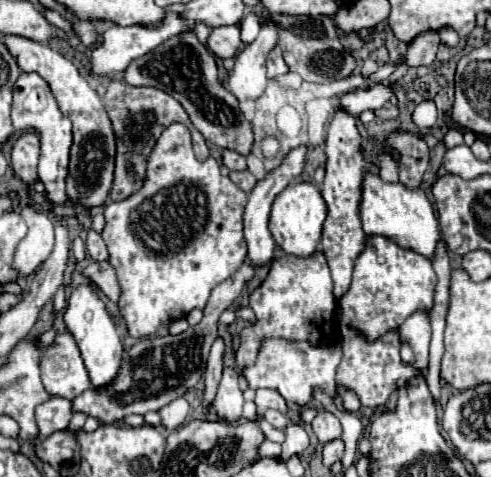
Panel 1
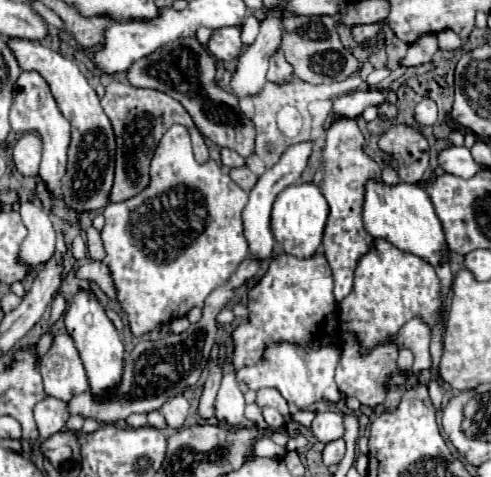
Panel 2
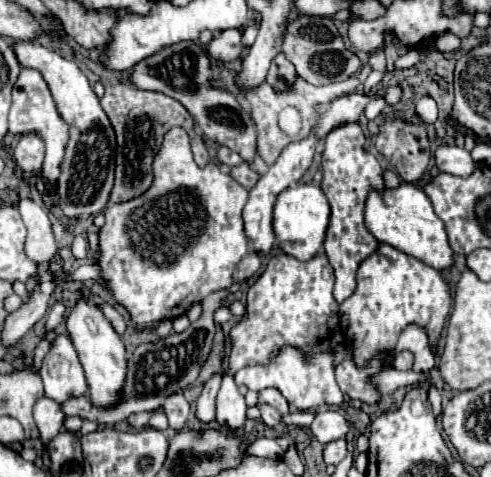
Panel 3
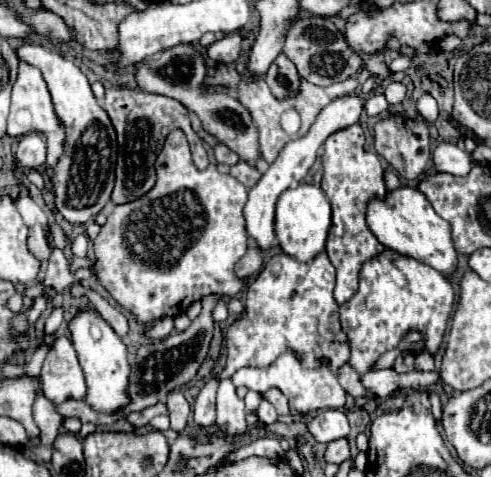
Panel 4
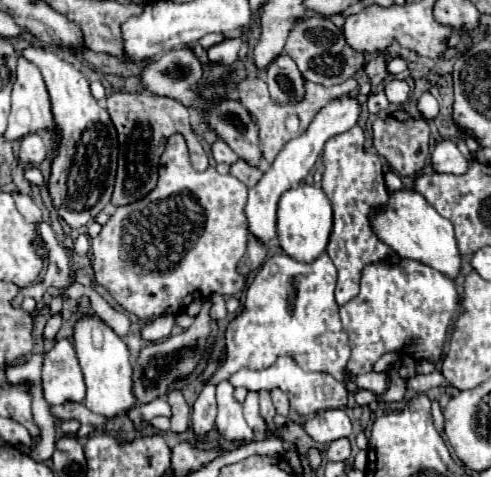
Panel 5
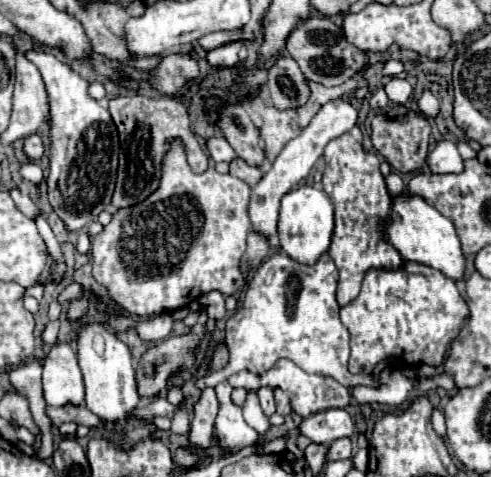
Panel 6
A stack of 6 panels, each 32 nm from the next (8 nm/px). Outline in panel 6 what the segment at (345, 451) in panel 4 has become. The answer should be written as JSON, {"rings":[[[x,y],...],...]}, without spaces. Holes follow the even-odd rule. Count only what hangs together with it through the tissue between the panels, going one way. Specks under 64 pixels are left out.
{"rings":[[[338,438],[330,444],[328,450],[328,460],[344,460],[344,458],[352,458],[352,442],[350,438]]]}

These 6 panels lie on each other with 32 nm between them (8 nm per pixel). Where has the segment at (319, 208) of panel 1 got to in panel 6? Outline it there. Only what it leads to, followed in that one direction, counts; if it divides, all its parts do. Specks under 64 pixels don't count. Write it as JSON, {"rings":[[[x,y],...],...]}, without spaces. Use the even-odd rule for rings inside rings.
{"rings":[[[302,184],[282,198],[278,238],[282,250],[300,264],[316,264],[318,258],[328,250],[334,232],[334,208],[324,190]]]}

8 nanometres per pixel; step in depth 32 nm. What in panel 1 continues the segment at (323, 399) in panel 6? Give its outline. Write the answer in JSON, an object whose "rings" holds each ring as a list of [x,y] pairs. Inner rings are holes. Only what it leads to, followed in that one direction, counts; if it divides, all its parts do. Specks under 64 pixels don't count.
{"rings":[[[264,340],[256,364],[240,370],[240,376],[246,378],[248,386],[258,388],[274,388],[278,390],[286,402],[298,404],[300,408],[308,406],[314,400],[314,390],[324,390],[328,396],[336,398],[336,368],[342,358],[340,344],[330,346],[310,346],[308,342],[290,342],[290,340]]]}

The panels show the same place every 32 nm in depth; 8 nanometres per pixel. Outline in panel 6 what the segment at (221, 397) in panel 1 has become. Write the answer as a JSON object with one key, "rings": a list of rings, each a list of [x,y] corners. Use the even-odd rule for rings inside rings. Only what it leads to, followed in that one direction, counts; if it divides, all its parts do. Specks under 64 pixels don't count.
{"rings":[[[222,382],[216,386],[216,396],[220,400],[220,412],[216,416],[214,436],[218,438],[222,454],[236,454],[242,448],[256,444],[260,438],[260,434],[244,422],[242,408],[232,404],[230,392],[232,392],[232,386],[228,382]]]}

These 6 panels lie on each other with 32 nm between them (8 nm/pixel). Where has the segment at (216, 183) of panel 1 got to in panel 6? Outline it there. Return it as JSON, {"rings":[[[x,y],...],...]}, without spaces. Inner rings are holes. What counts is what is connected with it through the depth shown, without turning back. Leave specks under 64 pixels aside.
{"rings":[[[172,142],[170,152],[164,158],[164,172],[160,188],[148,196],[148,200],[136,208],[118,210],[108,226],[92,240],[92,274],[108,290],[108,296],[126,312],[150,318],[188,306],[200,294],[218,290],[224,296],[238,292],[244,286],[244,276],[238,268],[246,248],[246,236],[252,230],[248,218],[250,186],[230,174],[218,174],[208,168],[202,174],[194,174],[188,168],[182,144]]]}

